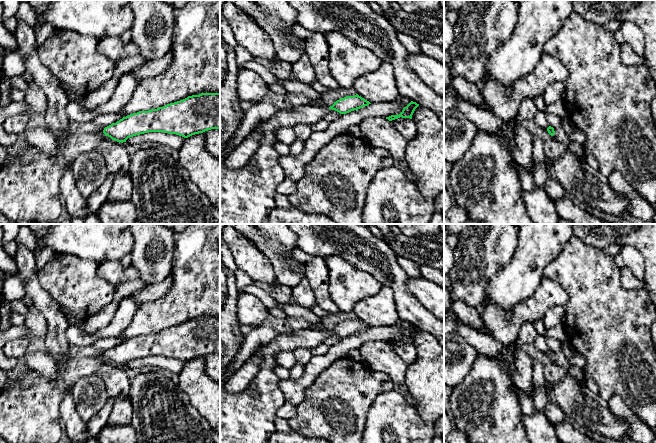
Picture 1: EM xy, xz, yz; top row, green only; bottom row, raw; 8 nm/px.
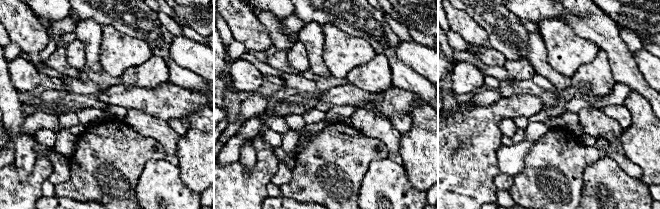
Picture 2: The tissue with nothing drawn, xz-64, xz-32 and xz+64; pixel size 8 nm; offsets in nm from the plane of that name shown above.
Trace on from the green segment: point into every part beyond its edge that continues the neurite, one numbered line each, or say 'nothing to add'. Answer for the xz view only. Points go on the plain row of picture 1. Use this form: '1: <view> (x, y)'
nothing to add

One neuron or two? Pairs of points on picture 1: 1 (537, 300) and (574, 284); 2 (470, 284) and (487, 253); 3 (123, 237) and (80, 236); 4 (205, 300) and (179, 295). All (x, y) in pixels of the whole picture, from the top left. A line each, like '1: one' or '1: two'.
1: two
2: one
3: one
4: one

